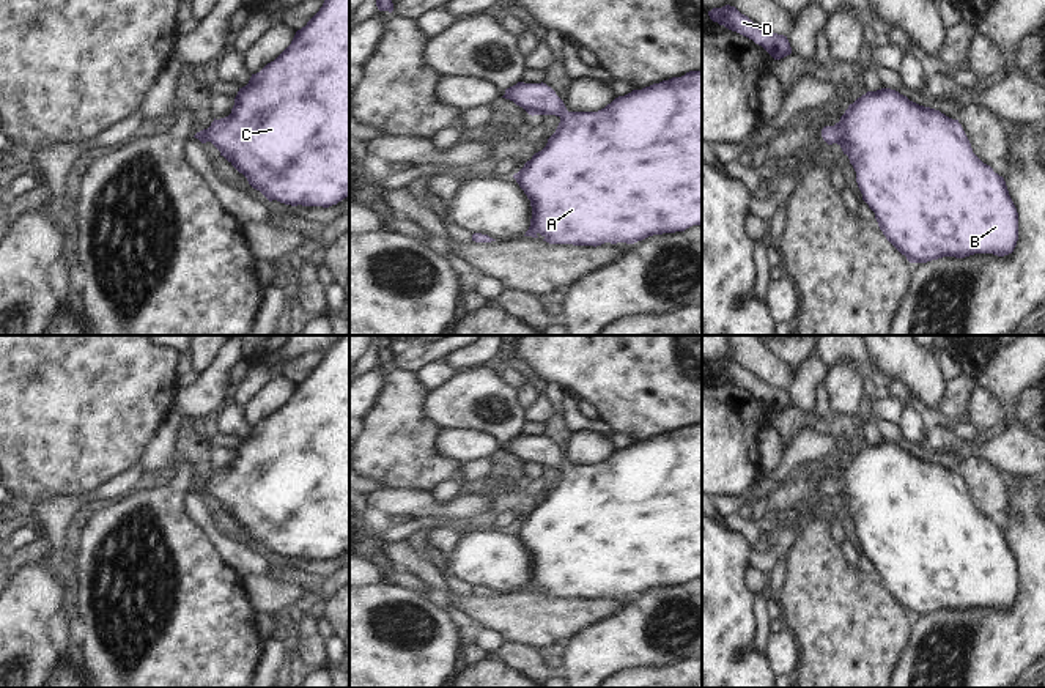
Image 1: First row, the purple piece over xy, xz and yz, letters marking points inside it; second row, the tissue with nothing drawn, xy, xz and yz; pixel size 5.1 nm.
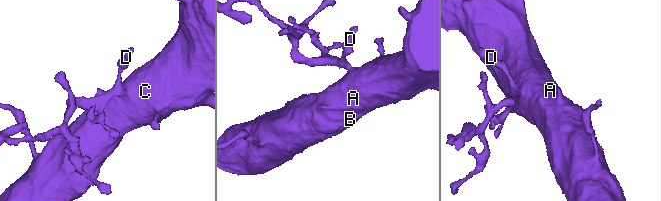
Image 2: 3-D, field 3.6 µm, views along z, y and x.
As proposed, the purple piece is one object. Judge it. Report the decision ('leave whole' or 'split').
leave whole

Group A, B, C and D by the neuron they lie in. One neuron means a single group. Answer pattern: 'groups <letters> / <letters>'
groups A B C D

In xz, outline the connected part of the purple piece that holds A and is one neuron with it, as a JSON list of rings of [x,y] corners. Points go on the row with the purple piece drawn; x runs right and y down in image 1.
[[[702,69],[633,90],[598,112],[568,112],[556,91],[543,82],[518,82],[502,98],[532,117],[560,118],[546,146],[513,175],[532,206],[530,227],[524,236],[538,238],[540,233],[549,244],[596,247],[604,242],[634,244],[653,235],[702,225]]]

